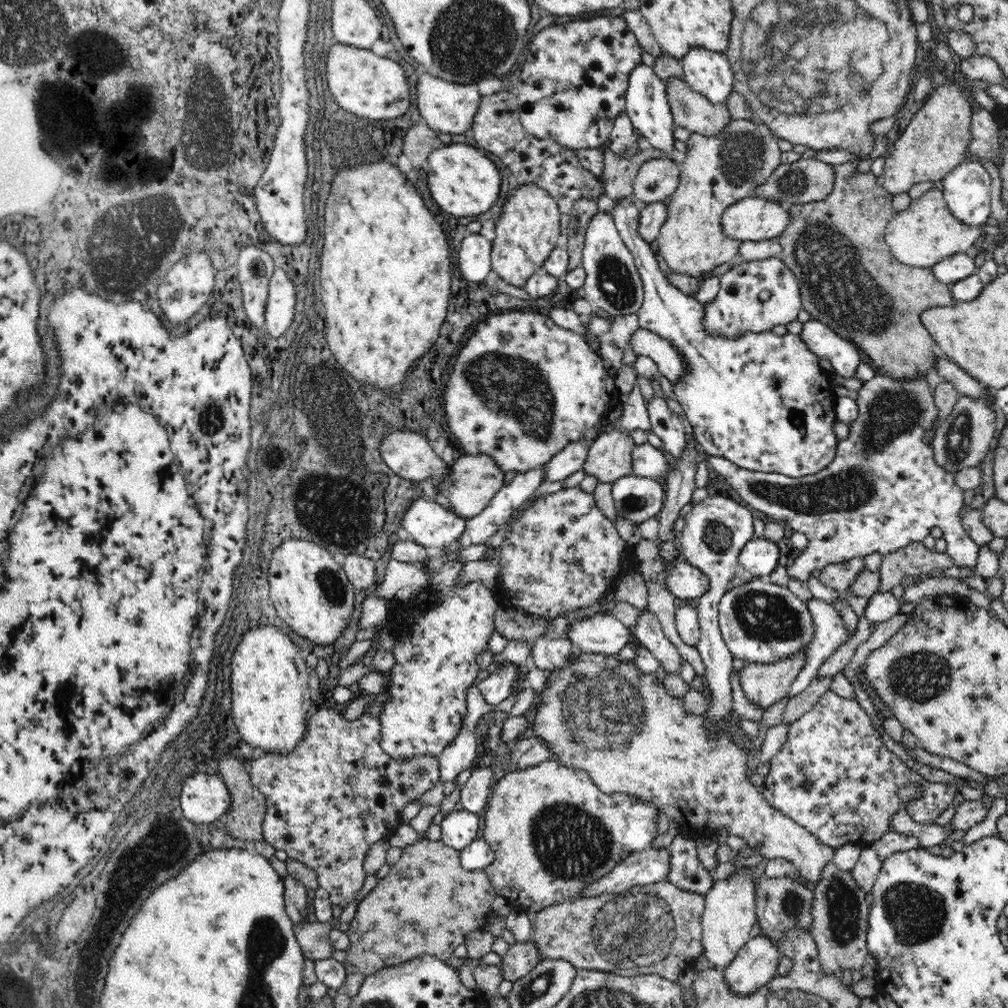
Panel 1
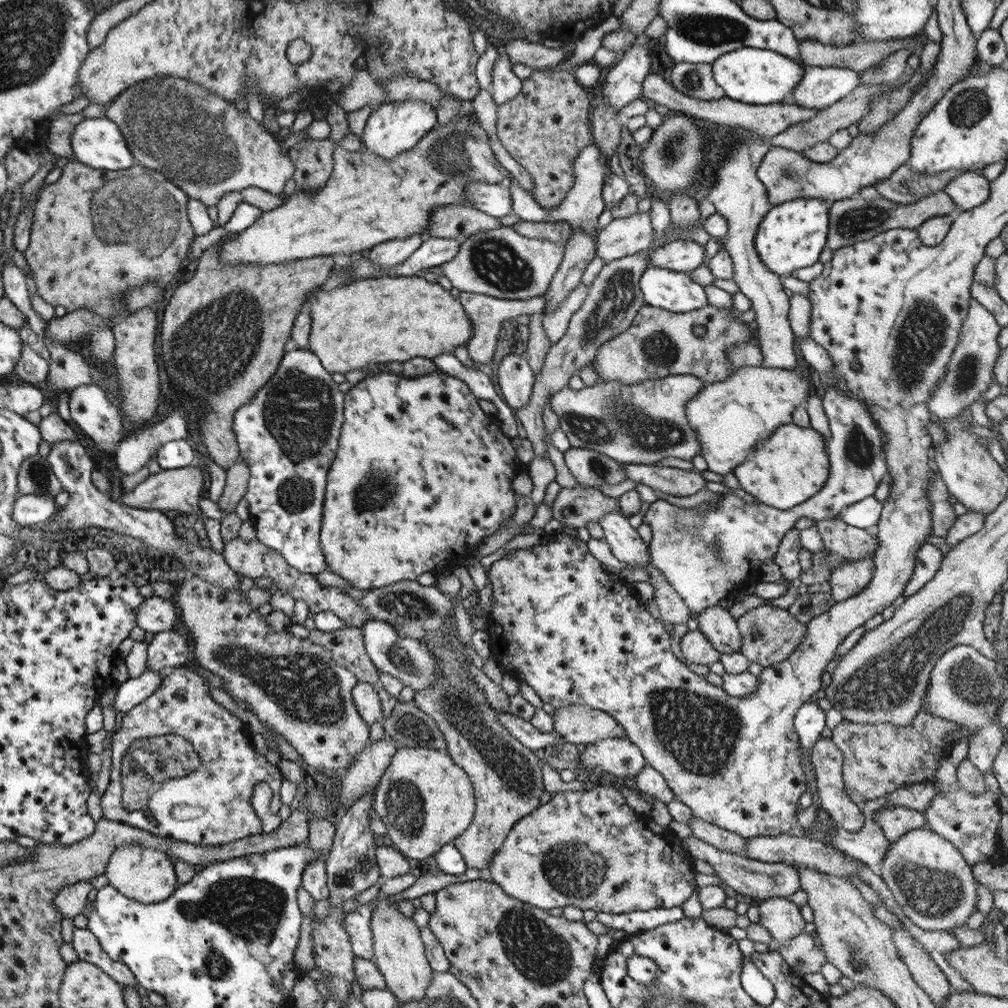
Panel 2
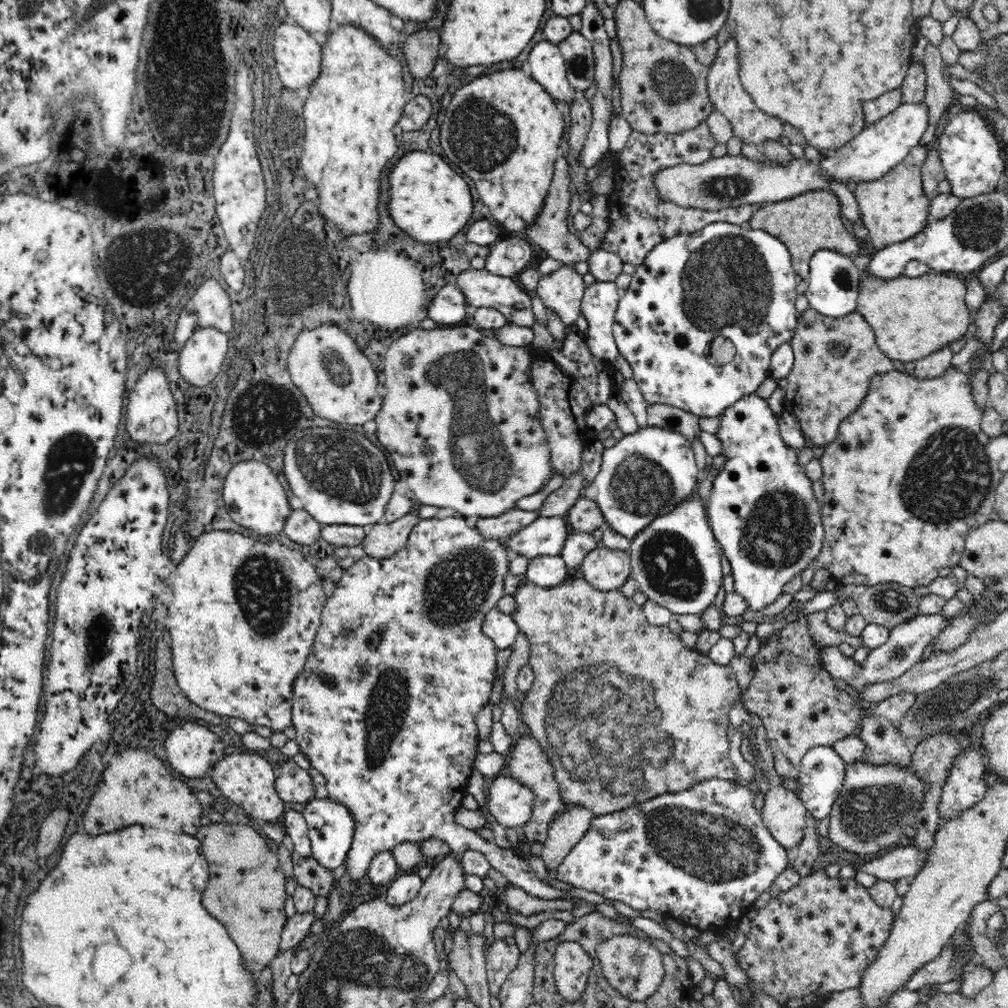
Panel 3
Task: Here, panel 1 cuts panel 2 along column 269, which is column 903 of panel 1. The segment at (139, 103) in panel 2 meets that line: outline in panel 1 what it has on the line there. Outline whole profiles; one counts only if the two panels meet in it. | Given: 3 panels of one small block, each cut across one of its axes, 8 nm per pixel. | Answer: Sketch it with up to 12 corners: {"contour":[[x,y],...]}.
{"contour":[[950,80],[884,166],[890,196],[944,180],[968,152],[972,106]]}

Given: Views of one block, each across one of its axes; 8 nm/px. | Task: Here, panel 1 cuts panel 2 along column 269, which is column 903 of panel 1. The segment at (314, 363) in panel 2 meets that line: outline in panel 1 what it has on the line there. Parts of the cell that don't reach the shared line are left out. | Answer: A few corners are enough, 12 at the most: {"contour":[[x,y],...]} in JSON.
{"contour":[[876,374],[814,476],[708,458],[742,504],[806,536],[788,570],[944,530],[976,570],[926,376]]}

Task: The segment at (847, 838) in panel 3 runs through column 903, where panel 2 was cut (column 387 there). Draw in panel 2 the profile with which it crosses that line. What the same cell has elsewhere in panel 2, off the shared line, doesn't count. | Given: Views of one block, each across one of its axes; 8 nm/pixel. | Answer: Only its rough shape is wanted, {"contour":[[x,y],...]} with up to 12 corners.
{"contour":[[399,748],[371,806],[423,862],[475,816],[449,754]]}

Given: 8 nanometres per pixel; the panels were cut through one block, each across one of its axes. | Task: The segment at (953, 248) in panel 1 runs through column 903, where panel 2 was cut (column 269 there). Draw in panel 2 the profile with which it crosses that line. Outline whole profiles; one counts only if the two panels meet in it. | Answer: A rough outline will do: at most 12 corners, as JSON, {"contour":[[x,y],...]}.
{"contour":[[473,114],[393,160],[335,148],[221,260],[365,254],[507,184]]}

